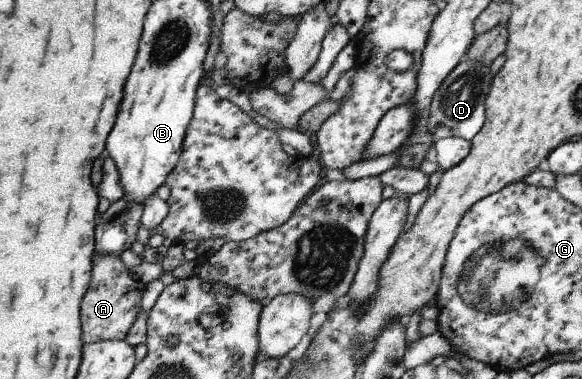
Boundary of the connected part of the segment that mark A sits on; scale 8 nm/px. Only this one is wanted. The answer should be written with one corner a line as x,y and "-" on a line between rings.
98,256
92,260
90,286
82,298
80,320
82,340
86,344
105,340
125,340
136,316
142,308
142,294
146,284
132,279
130,268
122,262
121,256

